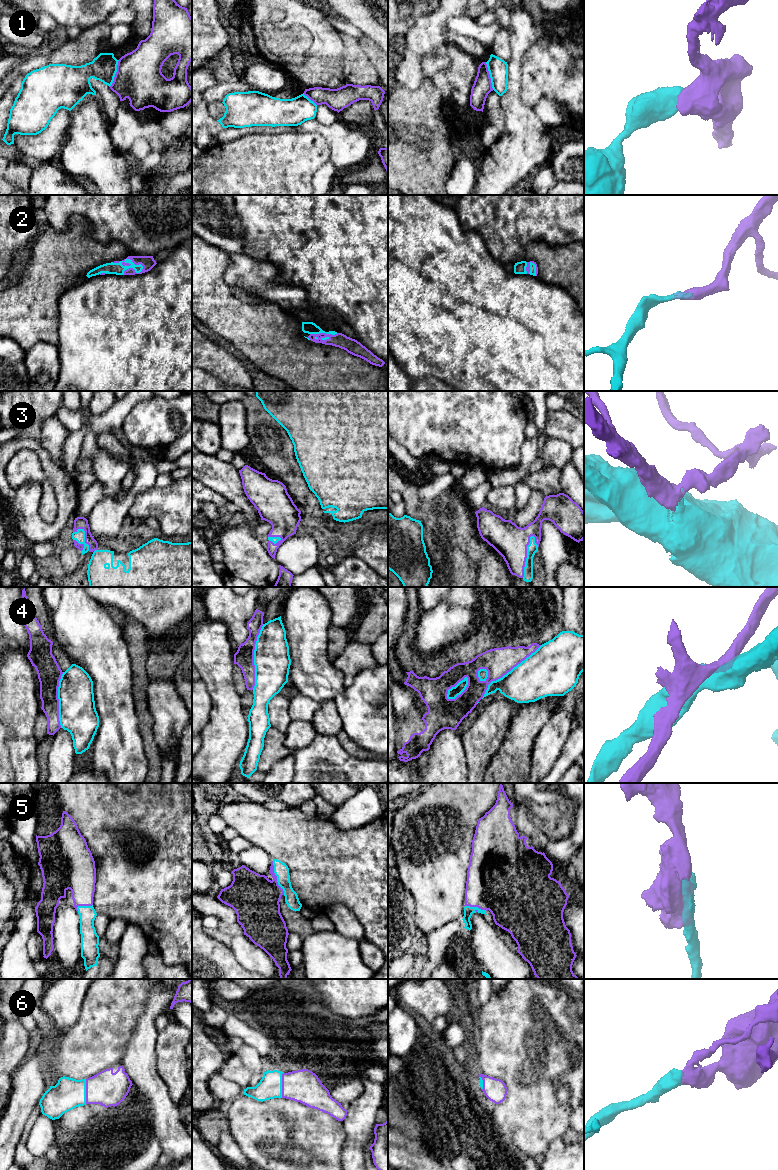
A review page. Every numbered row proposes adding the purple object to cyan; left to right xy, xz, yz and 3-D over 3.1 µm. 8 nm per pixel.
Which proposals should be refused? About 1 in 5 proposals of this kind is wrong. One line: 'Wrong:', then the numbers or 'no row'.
Wrong: 1, 4

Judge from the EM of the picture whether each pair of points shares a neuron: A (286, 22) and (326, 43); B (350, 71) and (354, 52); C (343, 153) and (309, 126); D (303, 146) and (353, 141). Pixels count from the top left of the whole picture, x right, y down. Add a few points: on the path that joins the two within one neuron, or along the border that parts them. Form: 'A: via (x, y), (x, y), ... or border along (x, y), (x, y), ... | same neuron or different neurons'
A: via (297, 20), (306, 20), (318, 32) | same neuron
B: via (354, 66), (354, 57) | same neuron
C: via (338, 144), (324, 130), (318, 128) | same neuron
D: border along (307, 132), (323, 137), (329, 160) | different neurons

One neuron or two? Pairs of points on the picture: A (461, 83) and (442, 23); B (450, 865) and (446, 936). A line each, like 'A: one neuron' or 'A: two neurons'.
A: one neuron
B: two neurons

